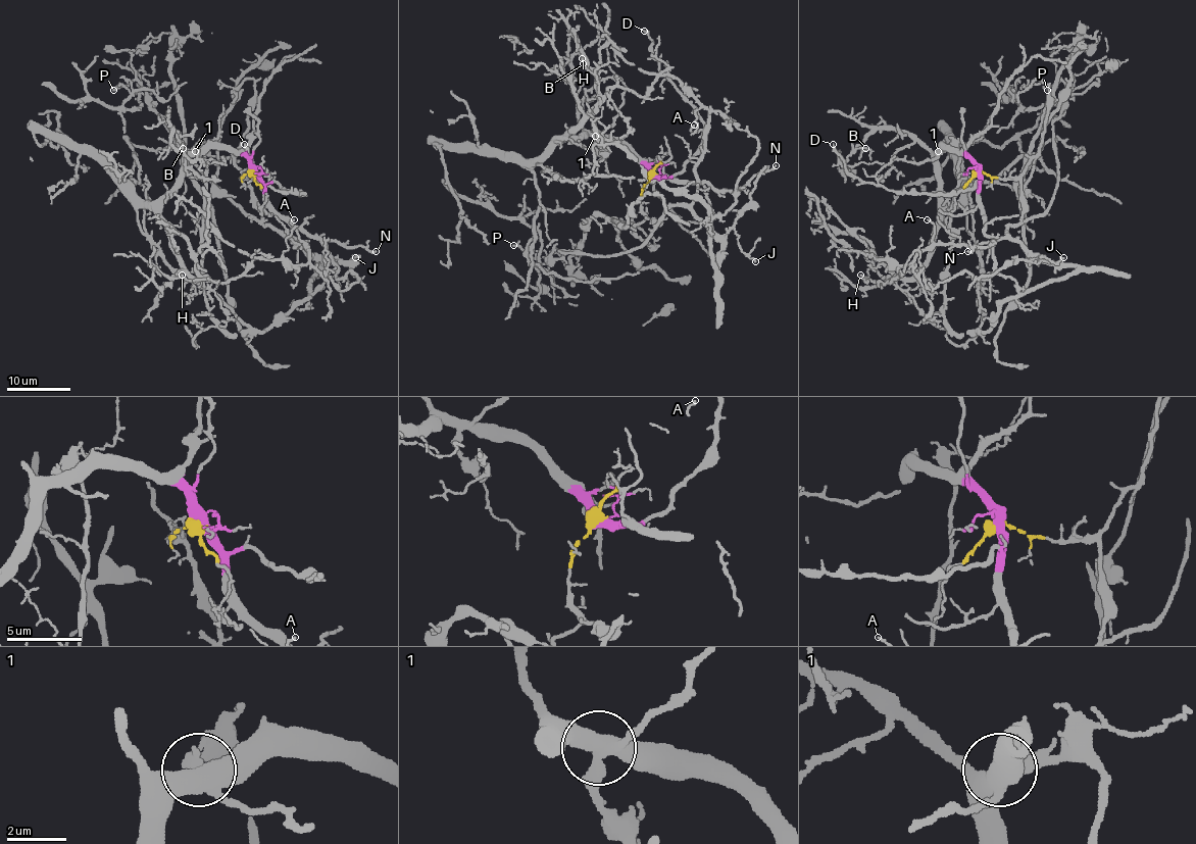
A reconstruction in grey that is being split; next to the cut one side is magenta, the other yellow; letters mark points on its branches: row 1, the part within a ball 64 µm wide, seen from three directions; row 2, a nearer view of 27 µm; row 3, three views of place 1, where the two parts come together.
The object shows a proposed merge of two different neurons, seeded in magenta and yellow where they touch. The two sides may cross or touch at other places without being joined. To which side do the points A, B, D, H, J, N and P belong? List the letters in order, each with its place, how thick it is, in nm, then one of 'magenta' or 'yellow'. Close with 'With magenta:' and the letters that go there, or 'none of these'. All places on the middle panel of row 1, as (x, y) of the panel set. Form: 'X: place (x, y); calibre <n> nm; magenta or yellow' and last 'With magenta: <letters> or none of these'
A: place (694, 125); calibre 110 nm; yellow
B: place (583, 63); calibre 110 nm; magenta
D: place (644, 31); calibre 170 nm; magenta
H: place (582, 58); calibre 130 nm; magenta
J: place (755, 261); calibre 140 nm; yellow
N: place (776, 165); calibre 160 nm; magenta
P: place (513, 245); calibre 160 nm; yellow
With magenta: B, D, H, N

